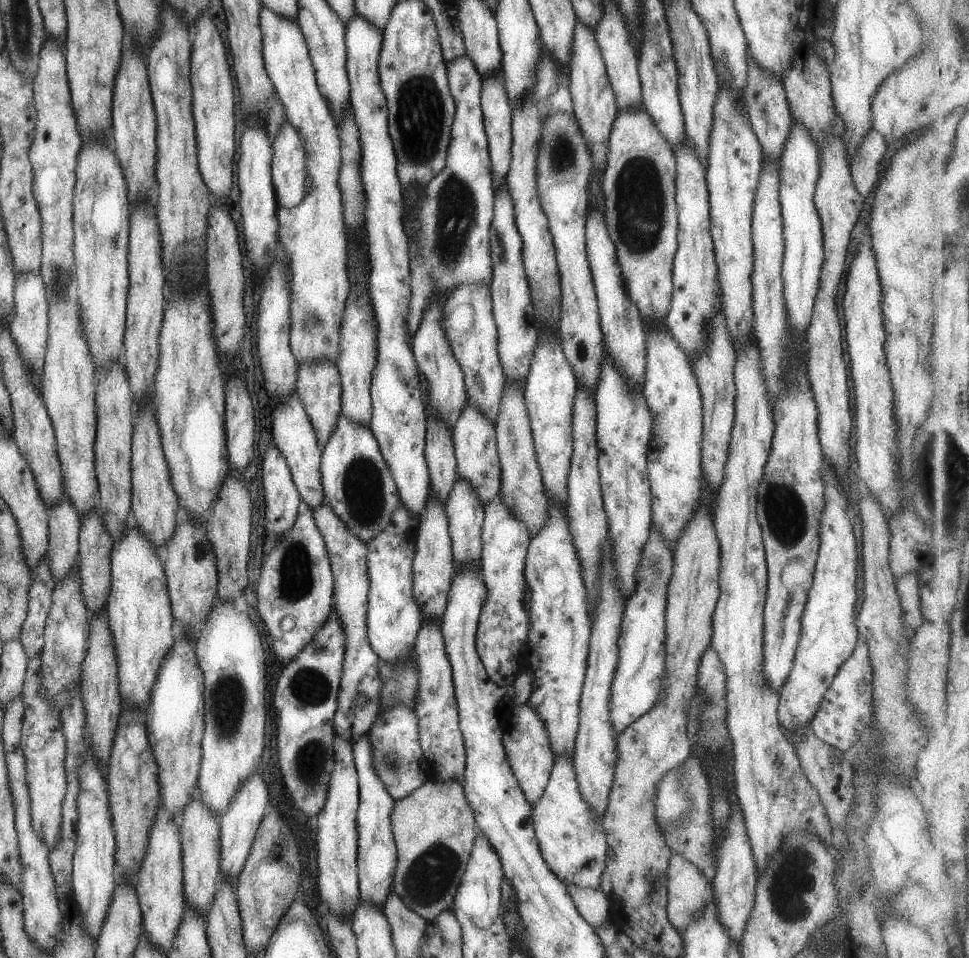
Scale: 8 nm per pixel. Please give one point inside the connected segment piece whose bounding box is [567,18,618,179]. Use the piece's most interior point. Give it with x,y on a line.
593,106

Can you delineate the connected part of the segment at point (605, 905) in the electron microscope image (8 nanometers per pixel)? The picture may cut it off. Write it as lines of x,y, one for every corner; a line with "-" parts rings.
567,885
575,908
581,918
592,927
609,924
610,902
602,890
577,885

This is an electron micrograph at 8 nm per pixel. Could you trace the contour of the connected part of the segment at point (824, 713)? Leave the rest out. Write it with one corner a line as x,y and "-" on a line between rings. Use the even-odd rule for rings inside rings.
859,637
849,658
841,663
833,675
831,684
822,694
817,710
808,724
819,740
841,752
853,746
861,738
866,724
872,718
872,668
868,652
868,646

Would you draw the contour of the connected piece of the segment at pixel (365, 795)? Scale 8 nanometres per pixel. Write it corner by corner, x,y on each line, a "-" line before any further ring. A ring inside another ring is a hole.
365,733
351,743
354,767
358,778
358,805
356,808
357,858
356,875
360,900
381,909
391,892
392,876
396,863
396,846
390,825
390,812
394,800
374,773
368,735

